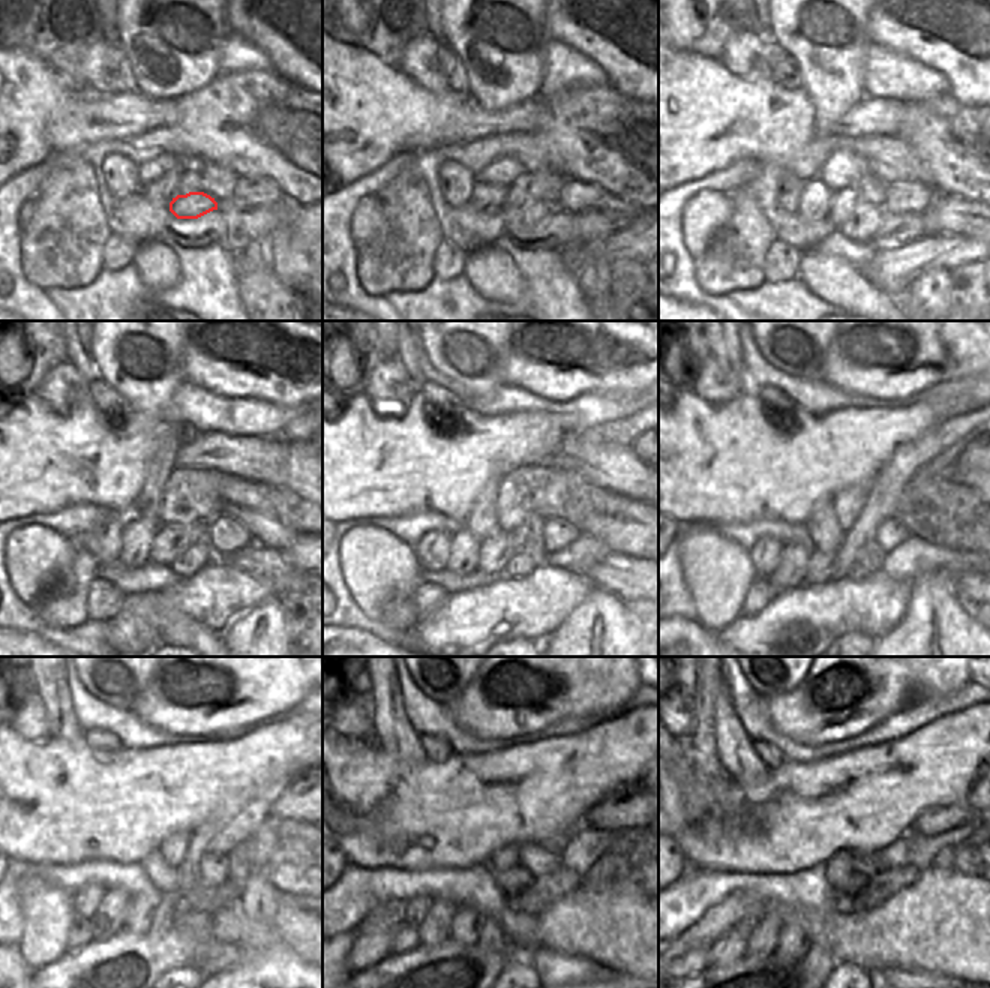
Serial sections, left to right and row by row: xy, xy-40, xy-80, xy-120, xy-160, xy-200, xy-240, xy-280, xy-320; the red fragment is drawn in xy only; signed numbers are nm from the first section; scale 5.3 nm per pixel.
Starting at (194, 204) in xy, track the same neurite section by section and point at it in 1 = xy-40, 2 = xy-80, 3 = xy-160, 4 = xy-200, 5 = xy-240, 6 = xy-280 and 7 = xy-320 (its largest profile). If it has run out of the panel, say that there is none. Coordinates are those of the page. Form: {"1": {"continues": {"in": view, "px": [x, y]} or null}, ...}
{"1": {"continues": {"in": "xy-40", "px": [521, 219]}}, "2": {"continues": {"in": "xy-80", "px": [863, 224]}}, "3": {"continues": {"in": "xy-160", "px": [521, 565]}}, "4": {"continues": {"in": "xy-200", "px": [857, 568]}}, "5": {"continues": {"in": "xy-240", "px": [183, 907]}}, "6": {"continues": {"in": "xy-280", "px": [512, 903]}}, "7": {"continues": {"in": "xy-320", "px": [840, 901]}}}

